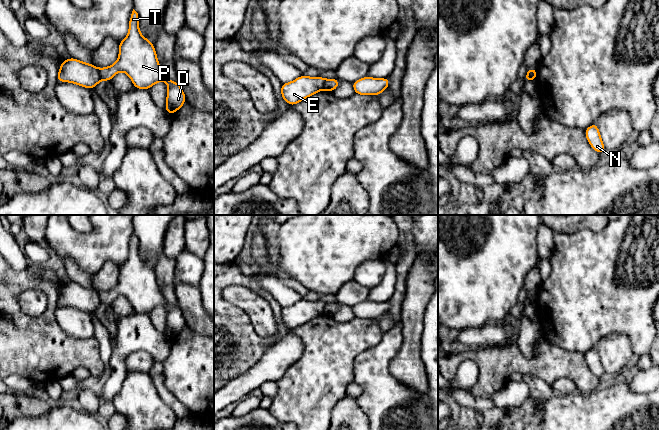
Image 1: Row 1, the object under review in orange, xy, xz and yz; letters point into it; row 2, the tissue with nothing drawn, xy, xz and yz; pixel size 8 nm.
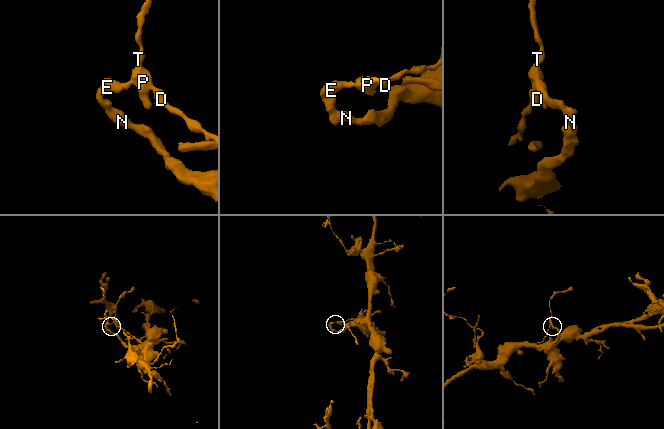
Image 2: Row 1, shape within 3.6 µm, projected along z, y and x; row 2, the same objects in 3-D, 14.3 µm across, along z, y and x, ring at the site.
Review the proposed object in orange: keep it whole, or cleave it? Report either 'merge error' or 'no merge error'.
merge error

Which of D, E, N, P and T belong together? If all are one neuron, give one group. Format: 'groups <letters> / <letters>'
groups D P T / E N

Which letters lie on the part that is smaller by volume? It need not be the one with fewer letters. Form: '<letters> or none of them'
D, P, T

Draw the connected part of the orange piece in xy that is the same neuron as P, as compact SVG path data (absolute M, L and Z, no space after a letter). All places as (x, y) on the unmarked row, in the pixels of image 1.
M133 233L130 245L129 256L126 262L119 266L118 284L111 290L99 292L101 304L111 305L118 295L124 295L132 304L136 313L150 313L155 307L162 305L168 309L165 335L170 339L179 334L186 326L182 311L176 306L169 304L160 292L153 266L143 261L139 255L139 240Z

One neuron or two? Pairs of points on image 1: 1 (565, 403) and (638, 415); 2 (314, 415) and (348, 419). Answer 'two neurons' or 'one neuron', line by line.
1: one neuron
2: two neurons

